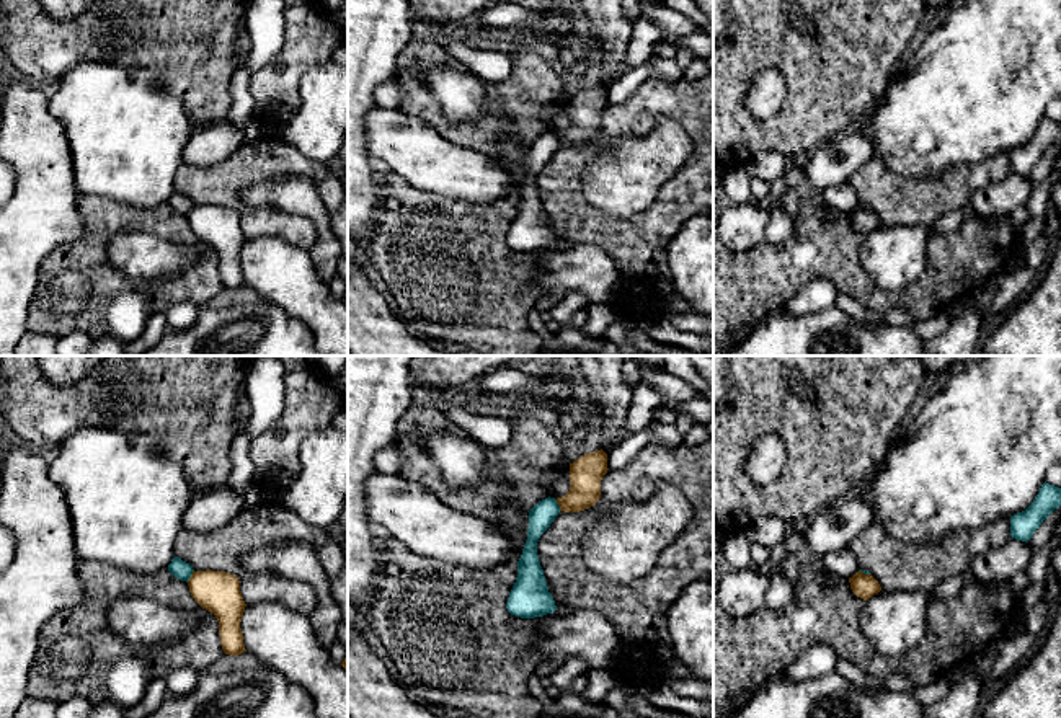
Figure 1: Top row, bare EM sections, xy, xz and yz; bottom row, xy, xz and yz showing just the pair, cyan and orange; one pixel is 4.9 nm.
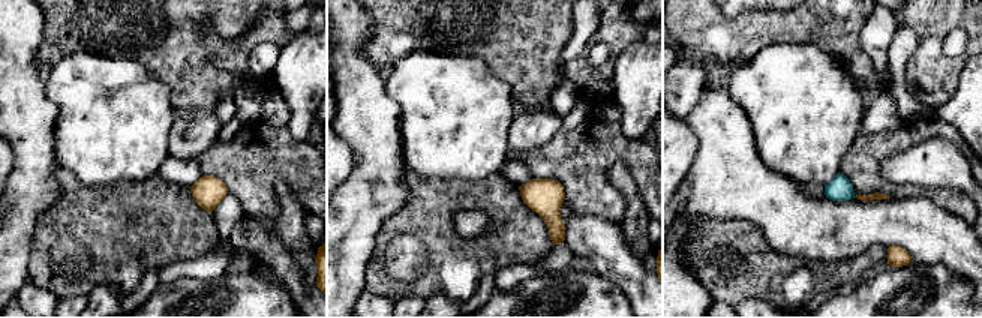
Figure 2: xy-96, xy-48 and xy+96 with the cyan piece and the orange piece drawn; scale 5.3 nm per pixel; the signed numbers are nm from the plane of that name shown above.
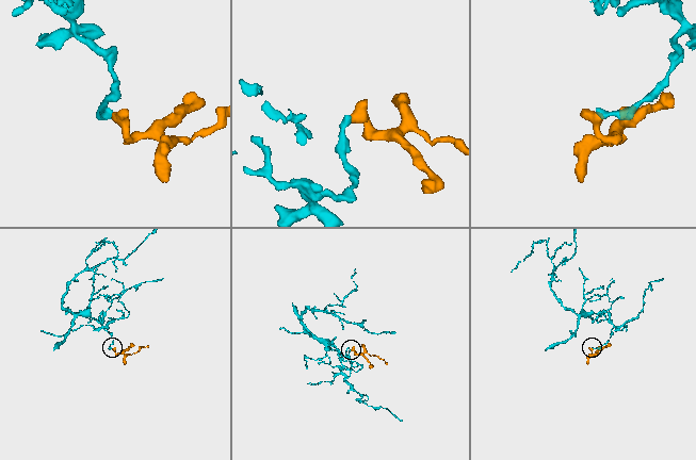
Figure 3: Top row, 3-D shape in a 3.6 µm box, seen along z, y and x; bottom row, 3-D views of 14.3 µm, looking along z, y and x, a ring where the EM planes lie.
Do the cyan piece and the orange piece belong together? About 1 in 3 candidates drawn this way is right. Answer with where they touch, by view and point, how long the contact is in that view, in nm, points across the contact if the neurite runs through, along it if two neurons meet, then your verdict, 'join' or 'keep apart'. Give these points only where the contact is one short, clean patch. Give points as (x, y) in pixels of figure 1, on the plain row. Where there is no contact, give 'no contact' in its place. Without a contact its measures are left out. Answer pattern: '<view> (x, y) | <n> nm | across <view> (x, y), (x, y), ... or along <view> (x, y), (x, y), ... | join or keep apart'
xy (190, 211) | 70 nm | along xy (193, 204), (186, 216) | keep apart

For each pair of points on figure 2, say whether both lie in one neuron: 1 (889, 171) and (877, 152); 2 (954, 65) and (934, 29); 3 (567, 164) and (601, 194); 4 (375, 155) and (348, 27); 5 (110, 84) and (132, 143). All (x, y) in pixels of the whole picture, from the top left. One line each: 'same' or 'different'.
1: different
2: same
3: same
4: same
5: same

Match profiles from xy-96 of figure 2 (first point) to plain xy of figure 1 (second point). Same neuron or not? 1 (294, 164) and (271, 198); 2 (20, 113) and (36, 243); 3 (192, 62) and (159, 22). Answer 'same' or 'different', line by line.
1: different
2: same
3: same

